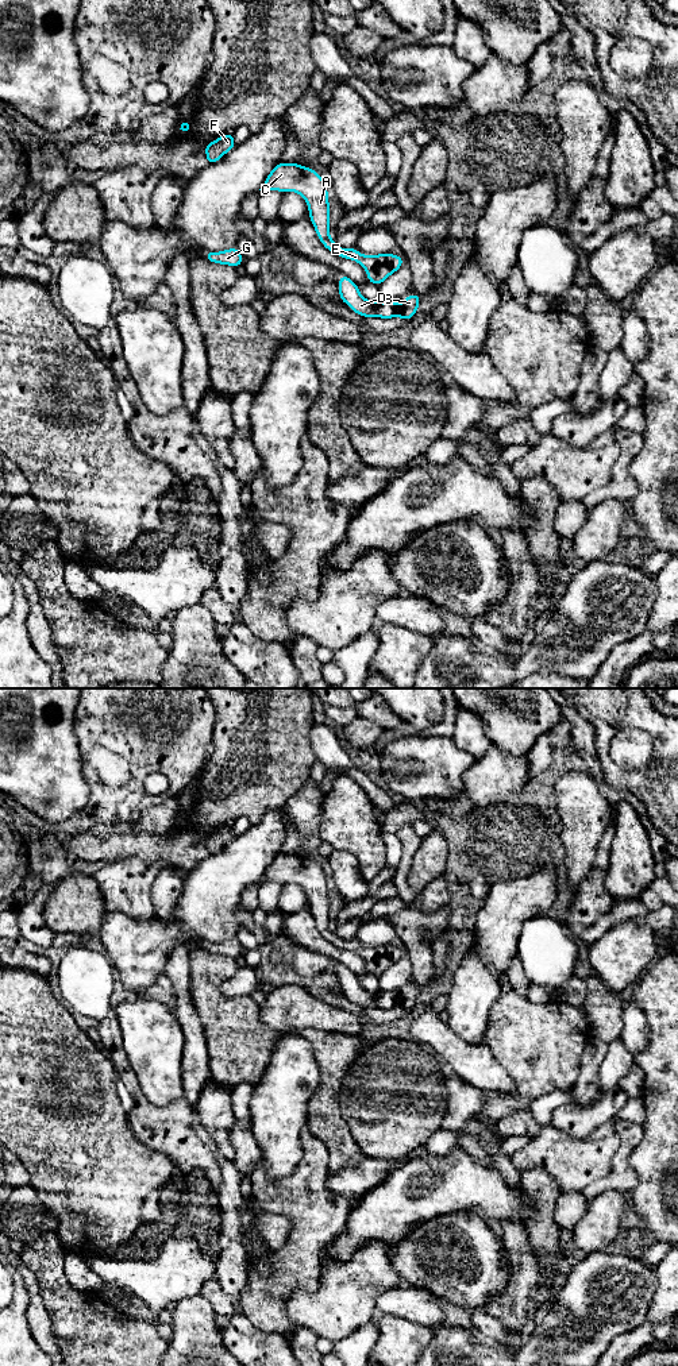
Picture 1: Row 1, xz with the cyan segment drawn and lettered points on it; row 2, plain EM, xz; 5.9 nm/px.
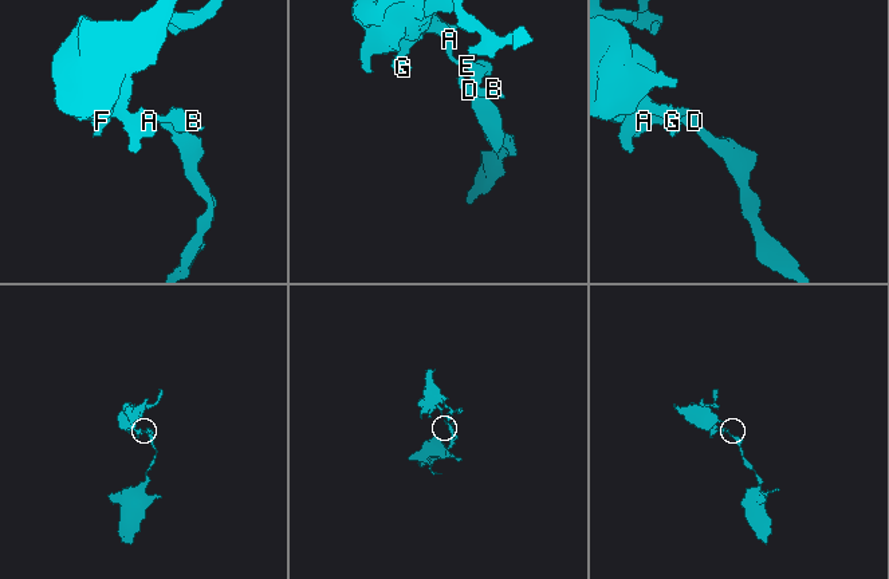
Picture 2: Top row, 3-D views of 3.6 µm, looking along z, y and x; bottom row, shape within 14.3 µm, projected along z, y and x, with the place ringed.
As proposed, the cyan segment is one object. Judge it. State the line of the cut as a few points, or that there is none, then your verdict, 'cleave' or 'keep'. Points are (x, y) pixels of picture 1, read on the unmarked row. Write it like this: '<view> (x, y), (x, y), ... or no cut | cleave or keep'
xz (374, 994), (377, 1007) | cleave

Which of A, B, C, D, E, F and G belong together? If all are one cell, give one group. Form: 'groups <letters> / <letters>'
groups A B C E F G / D

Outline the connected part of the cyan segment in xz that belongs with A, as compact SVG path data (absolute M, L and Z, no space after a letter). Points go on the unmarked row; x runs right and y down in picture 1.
M280 853L269 864L259 881L298 884L308 896L309 911L321 935L336 948L359 954L365 960L370 975L380 977L402 957L404 949L390 944L370 948L361 945L355 938L340 939L335 935L335 931L330 927L328 880L323 868L313 860L297 853Z

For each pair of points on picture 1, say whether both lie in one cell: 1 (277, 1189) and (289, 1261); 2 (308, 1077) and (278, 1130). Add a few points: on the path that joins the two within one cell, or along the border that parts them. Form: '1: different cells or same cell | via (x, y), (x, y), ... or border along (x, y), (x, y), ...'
1: same cell | via (295, 1207), (300, 1212), (300, 1243)
2: same cell | via (293, 1085), (278, 1102), (278, 1115)

